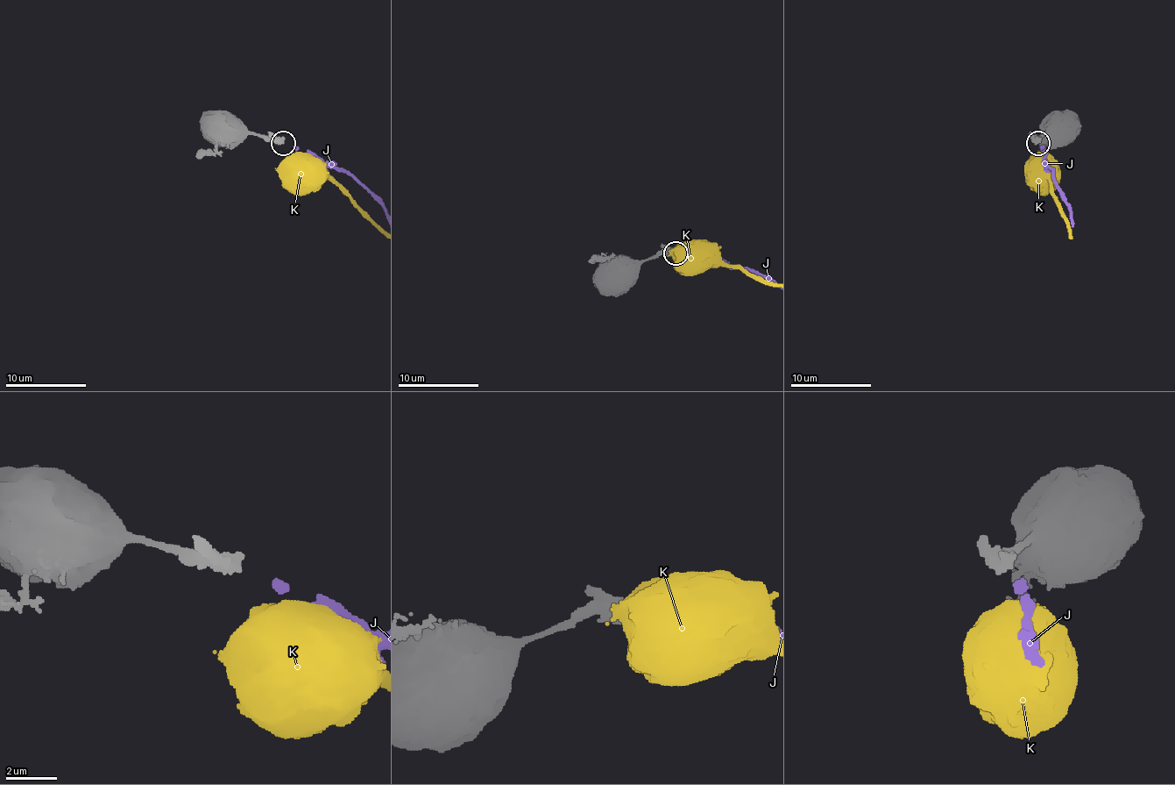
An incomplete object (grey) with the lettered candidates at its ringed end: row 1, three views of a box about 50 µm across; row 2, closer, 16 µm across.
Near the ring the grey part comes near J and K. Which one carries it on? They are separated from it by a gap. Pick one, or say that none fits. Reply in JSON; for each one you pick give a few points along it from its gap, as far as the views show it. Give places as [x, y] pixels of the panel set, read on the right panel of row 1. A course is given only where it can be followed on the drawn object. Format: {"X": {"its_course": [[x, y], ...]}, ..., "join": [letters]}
{"join": ["J"]}

